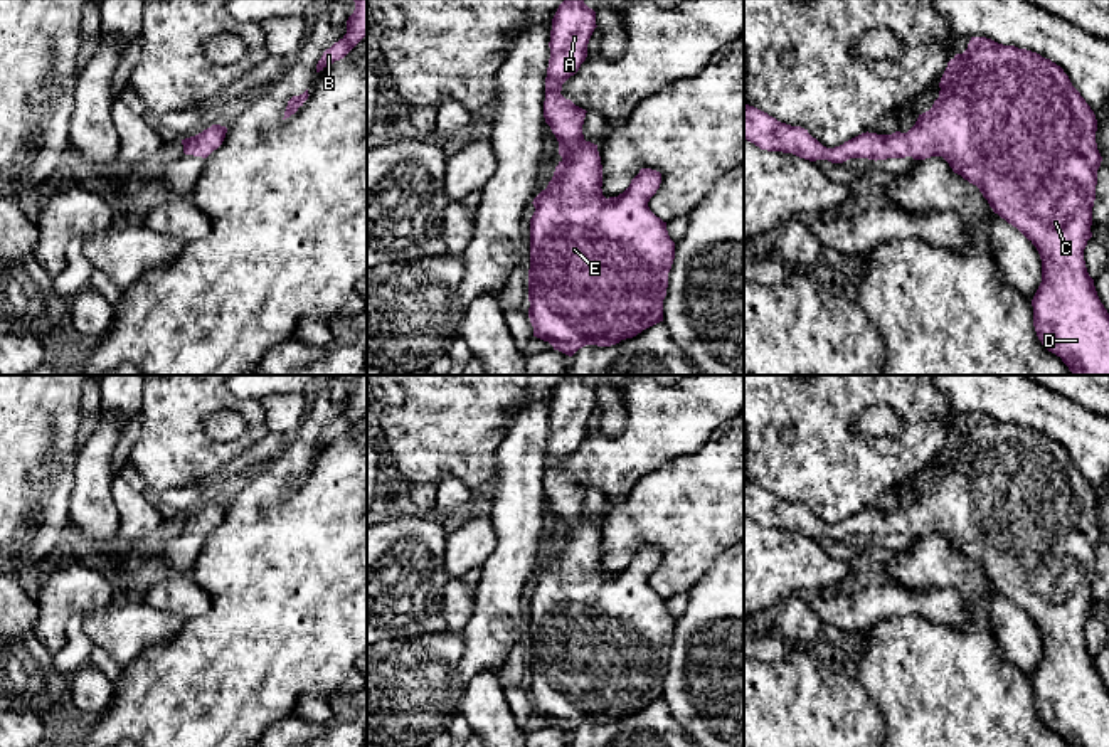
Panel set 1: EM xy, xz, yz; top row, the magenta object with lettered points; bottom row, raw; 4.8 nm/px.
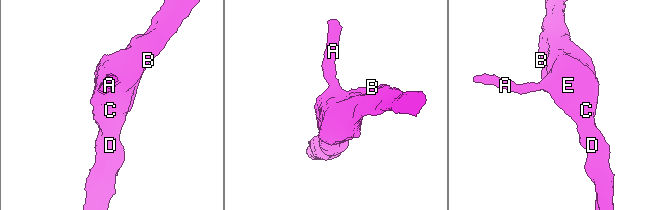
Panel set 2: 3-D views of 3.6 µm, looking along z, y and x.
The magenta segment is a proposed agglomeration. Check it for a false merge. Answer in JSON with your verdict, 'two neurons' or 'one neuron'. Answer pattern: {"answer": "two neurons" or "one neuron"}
{"answer": "one neuron"}

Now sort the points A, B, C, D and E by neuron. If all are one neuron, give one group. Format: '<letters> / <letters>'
A B C D E

